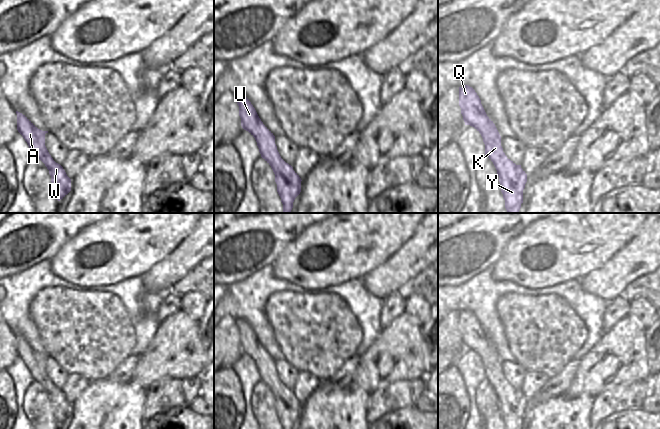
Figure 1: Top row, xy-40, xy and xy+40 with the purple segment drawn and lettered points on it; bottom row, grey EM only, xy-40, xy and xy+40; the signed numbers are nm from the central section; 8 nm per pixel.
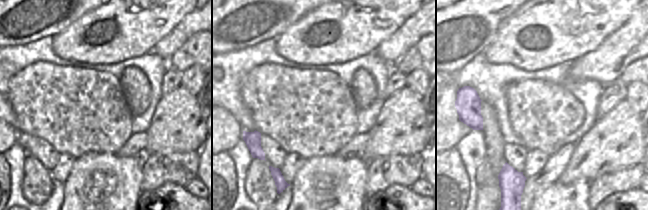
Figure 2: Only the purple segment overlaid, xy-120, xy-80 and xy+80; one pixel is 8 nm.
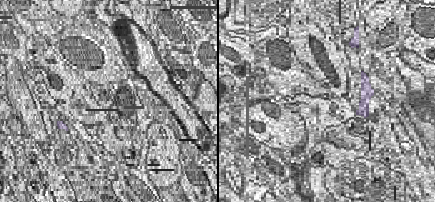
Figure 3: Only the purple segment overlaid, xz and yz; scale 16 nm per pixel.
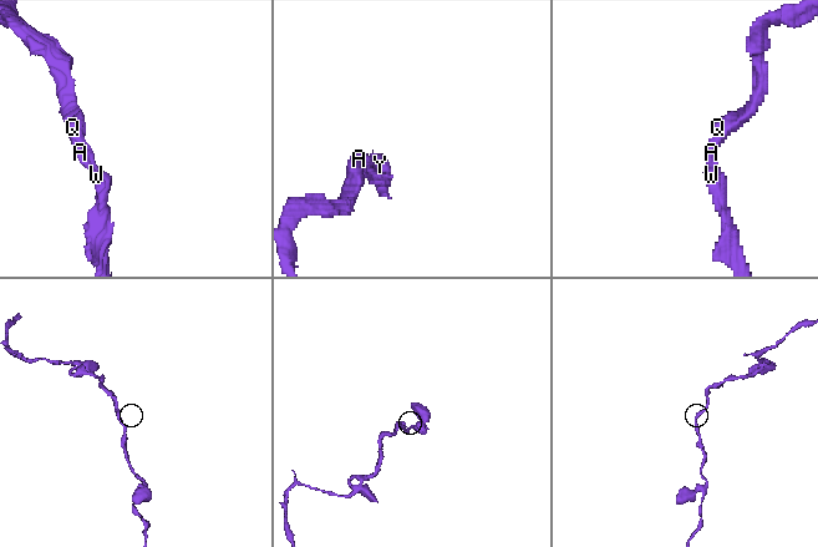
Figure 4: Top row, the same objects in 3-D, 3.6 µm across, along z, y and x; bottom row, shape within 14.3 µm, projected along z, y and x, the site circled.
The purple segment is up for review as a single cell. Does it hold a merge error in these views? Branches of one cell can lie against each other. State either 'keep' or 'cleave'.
keep

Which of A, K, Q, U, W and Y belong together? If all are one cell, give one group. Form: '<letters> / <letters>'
A K Q U W Y

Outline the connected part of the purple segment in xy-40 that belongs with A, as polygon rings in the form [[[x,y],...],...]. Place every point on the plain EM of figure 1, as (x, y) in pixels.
[[[16,335],[17,354],[27,366],[34,380],[40,383],[51,400],[53,416],[58,425],[63,423],[71,415],[71,403],[67,400],[63,391],[56,387],[45,370],[45,358],[48,355],[38,353],[25,339]]]

